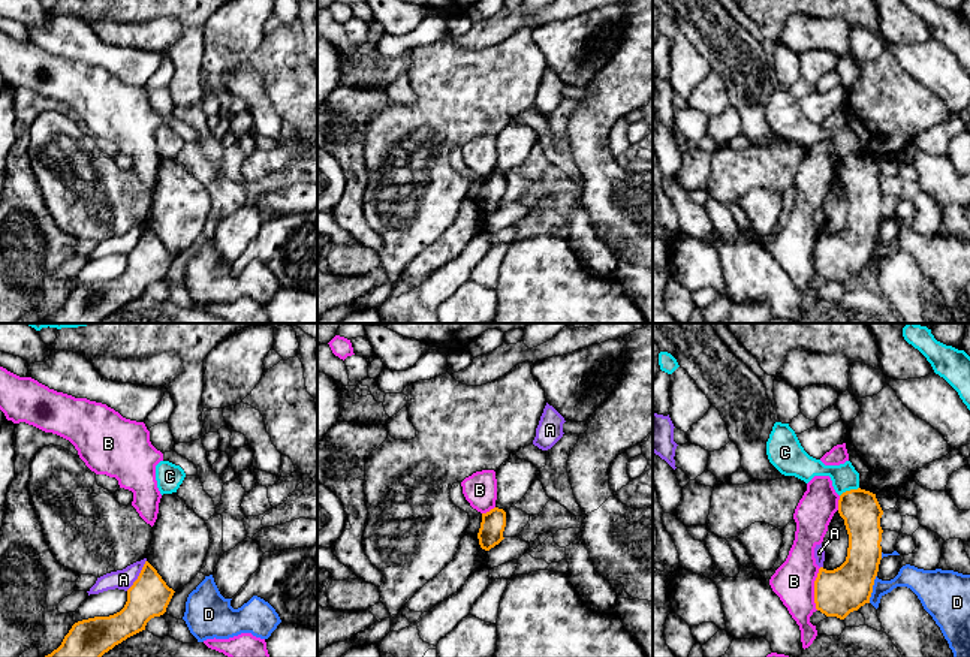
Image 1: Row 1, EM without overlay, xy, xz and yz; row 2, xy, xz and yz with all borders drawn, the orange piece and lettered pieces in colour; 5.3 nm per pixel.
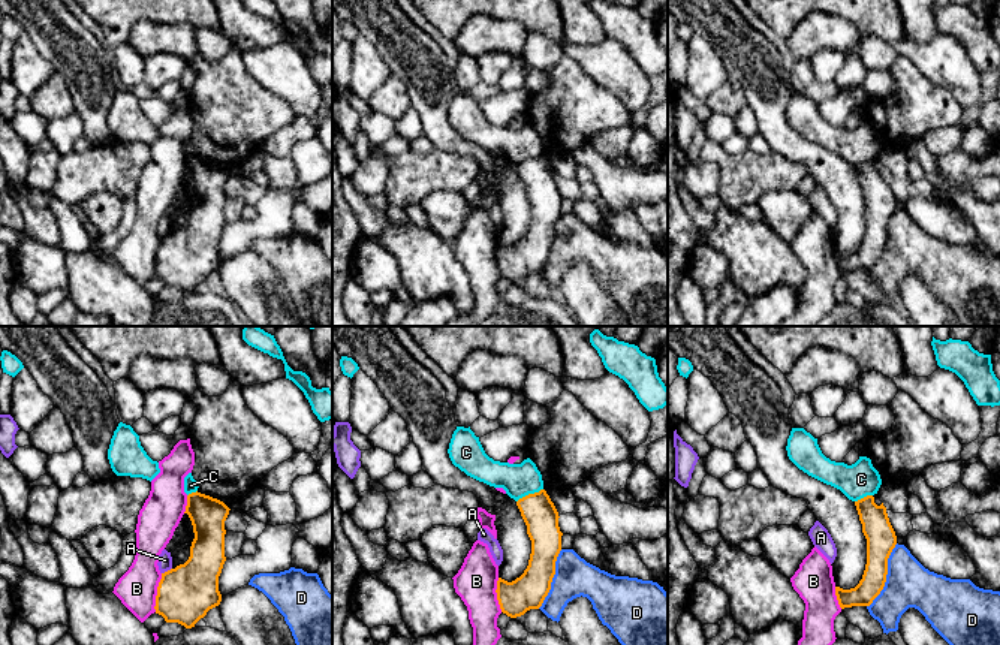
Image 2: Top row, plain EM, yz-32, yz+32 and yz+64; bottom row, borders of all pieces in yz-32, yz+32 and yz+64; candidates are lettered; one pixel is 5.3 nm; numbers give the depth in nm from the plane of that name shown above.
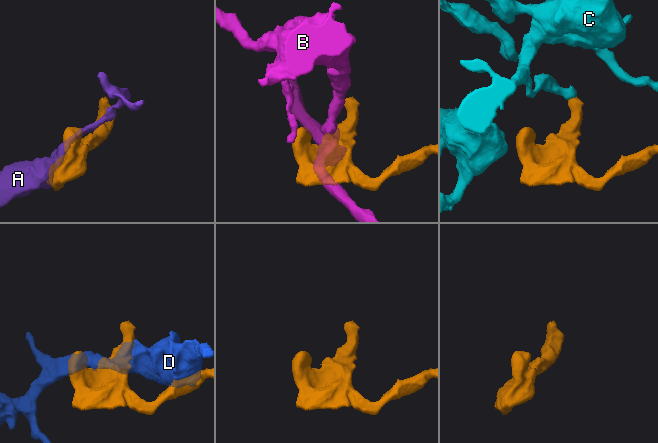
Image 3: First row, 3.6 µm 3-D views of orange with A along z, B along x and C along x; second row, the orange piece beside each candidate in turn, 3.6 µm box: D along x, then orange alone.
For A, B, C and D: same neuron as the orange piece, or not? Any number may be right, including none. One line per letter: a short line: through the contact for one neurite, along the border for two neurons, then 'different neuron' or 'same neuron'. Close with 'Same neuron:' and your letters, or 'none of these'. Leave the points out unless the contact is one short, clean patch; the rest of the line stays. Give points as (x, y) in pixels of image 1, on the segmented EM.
A: different neuron
B: different neuron
C: yz (858, 487), (840, 496) | different neuron
D: different neuron
Same neuron: none of these

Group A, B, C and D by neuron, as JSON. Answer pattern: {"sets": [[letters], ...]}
{"sets": [["A"], ["B"], ["C"], ["D"]]}

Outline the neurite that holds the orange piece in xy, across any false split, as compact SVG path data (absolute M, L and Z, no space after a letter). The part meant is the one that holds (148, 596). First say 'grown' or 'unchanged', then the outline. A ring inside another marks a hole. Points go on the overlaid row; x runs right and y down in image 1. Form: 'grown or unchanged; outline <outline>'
unchanged; outline M145 561L138 579L127 590L127 602L120 612L75 623L61 645L45 657L102 657L127 638L145 630L151 618L163 615L174 593Z

